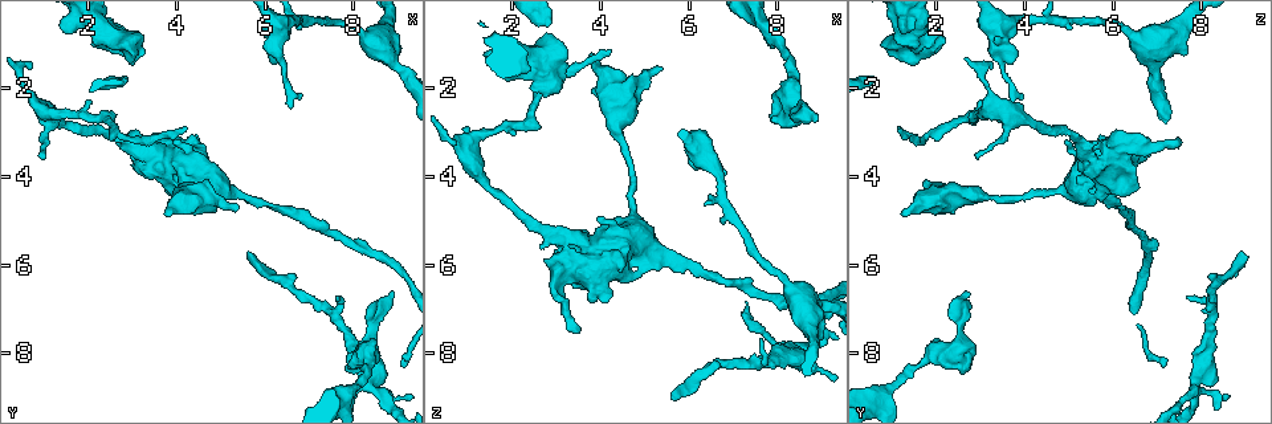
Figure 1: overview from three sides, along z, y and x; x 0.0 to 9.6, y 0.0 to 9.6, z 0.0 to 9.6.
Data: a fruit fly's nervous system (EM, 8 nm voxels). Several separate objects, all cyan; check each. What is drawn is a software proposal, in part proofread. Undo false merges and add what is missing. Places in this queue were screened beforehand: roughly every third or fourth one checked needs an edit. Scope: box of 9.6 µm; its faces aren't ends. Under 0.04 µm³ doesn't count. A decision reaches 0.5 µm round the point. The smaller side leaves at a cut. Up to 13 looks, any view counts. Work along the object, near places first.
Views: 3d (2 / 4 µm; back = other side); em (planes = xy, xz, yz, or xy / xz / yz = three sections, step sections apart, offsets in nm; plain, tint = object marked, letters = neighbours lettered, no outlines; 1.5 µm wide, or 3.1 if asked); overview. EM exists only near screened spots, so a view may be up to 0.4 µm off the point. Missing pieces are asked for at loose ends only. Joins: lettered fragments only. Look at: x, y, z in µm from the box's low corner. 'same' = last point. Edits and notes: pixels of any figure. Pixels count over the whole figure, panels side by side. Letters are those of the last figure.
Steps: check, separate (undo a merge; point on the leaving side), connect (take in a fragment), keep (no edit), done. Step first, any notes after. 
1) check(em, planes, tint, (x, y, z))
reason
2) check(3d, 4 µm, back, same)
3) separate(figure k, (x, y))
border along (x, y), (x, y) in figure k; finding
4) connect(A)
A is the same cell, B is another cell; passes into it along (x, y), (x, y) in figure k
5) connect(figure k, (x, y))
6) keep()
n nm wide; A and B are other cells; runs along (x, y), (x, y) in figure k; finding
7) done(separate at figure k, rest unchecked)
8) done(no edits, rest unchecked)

check(em, planes, letters, (6.20, 4.65, 6.05))
narrows sharply

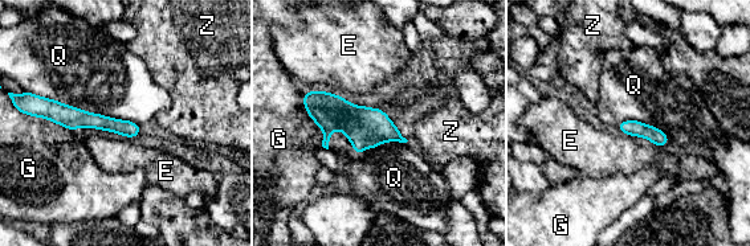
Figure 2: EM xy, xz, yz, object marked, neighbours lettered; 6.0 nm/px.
keep()
E, G, Q and Z are other cells; runs along (47, 111), (137, 130) in figure 2; continuous, no second neuron

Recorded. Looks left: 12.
check(3d, 2 µm, (8.35, 8.25, 1.65))
sudden change in width

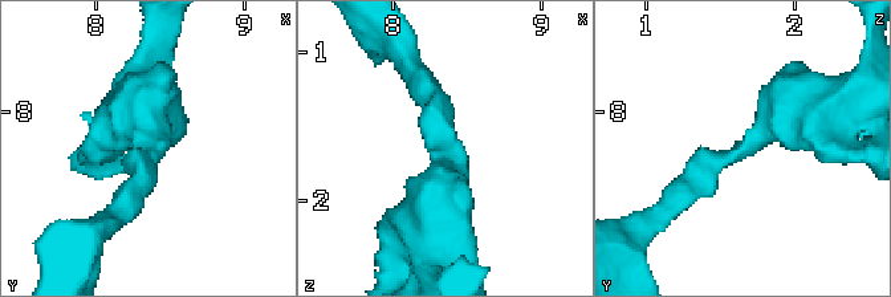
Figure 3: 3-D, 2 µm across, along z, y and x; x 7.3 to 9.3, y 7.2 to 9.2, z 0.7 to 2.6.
check(em, planes, letters, (8.38, 8.26, 1.62))
arms of 190, 380 nm

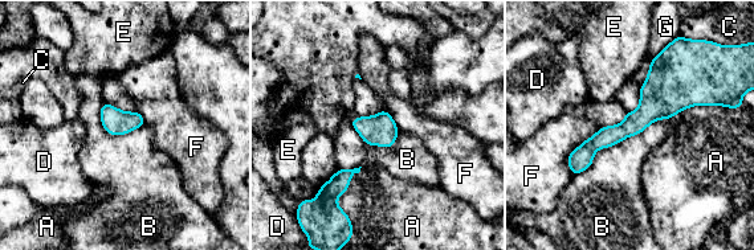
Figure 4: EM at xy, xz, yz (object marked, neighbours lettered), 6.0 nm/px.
keep()
A, B, C, D, E, F and G are other cells; border along (667, 118), (600, 147), (574, 176) in figure 4; continuous, no second neuron

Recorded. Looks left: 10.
check(3d, 4 µm, (6.75, 2.25, 3.95))
an open end

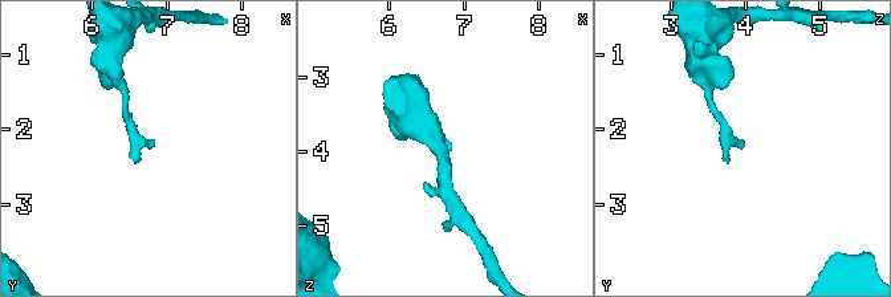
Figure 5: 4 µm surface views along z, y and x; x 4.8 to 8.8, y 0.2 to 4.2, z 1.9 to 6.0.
check(em, planes, letters, (6.75, 2.25, 4.00))

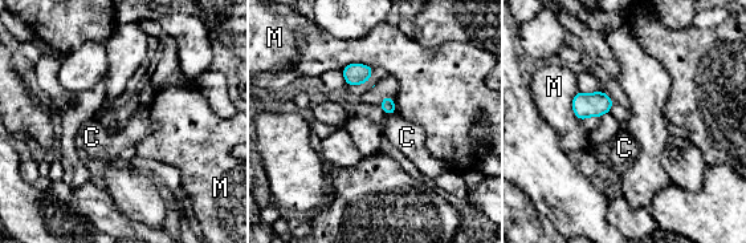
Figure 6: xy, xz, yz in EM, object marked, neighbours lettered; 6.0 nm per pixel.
keep()
80 nm wide; C and M are other cells; border along (386, 113), (395, 114) in figure 6; none of them fits

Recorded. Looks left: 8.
check(em, xz, step 8, letters, (3.80, 4.85, 1.15))
an open end

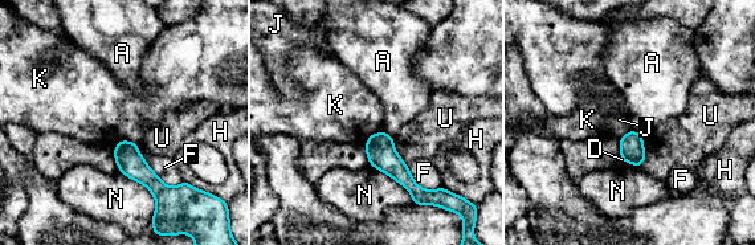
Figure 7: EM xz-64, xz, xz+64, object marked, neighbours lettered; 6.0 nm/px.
check(em, planes, letters, same)
cut it another way

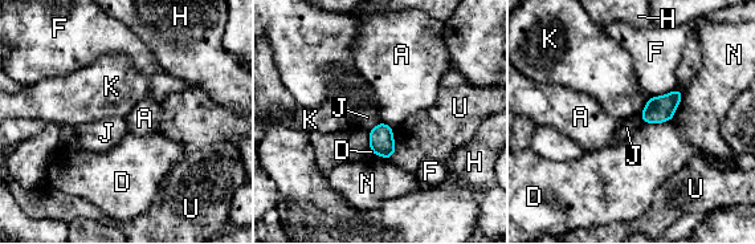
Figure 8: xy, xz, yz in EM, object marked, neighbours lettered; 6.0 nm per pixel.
keep()
A, D, F, H, J, K, N and U are other cells; border along (382, 122), (392, 129) in figure 8; no lettered fragment goes on from it

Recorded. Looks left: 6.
check(3d, 4 µm, (2.95, 0.90, 0.90))
stops while still wide

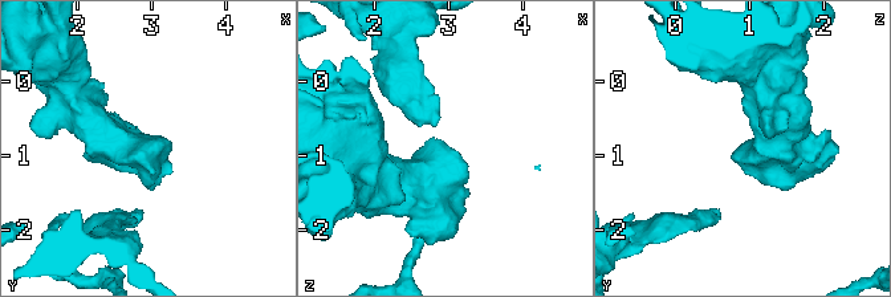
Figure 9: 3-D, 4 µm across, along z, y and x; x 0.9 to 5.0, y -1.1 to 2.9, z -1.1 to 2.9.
check(em, planes, tint, (2.90, 0.85, 0.85))
now the EM

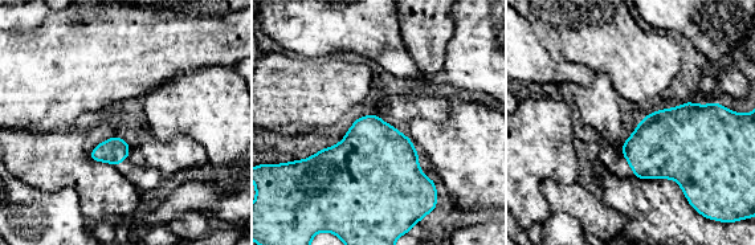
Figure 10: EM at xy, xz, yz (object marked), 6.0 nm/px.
check(em, planes, letters, same)
see the neighbours

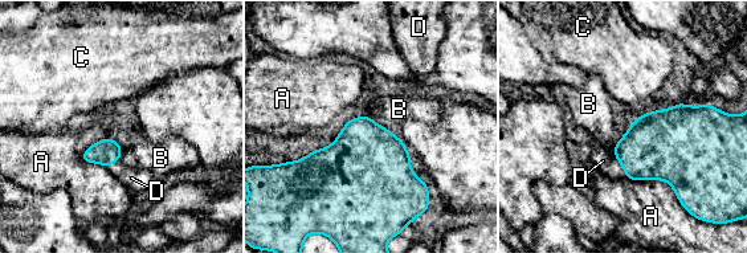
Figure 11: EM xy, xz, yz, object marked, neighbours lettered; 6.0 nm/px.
connect(D)
D is the same cell, A, B and C are other cells; passes into it along (657, 146), (621, 166), (603, 160) in figure 11; the neuron continues

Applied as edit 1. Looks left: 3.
done(connect at figure 11, rest unchecked)

